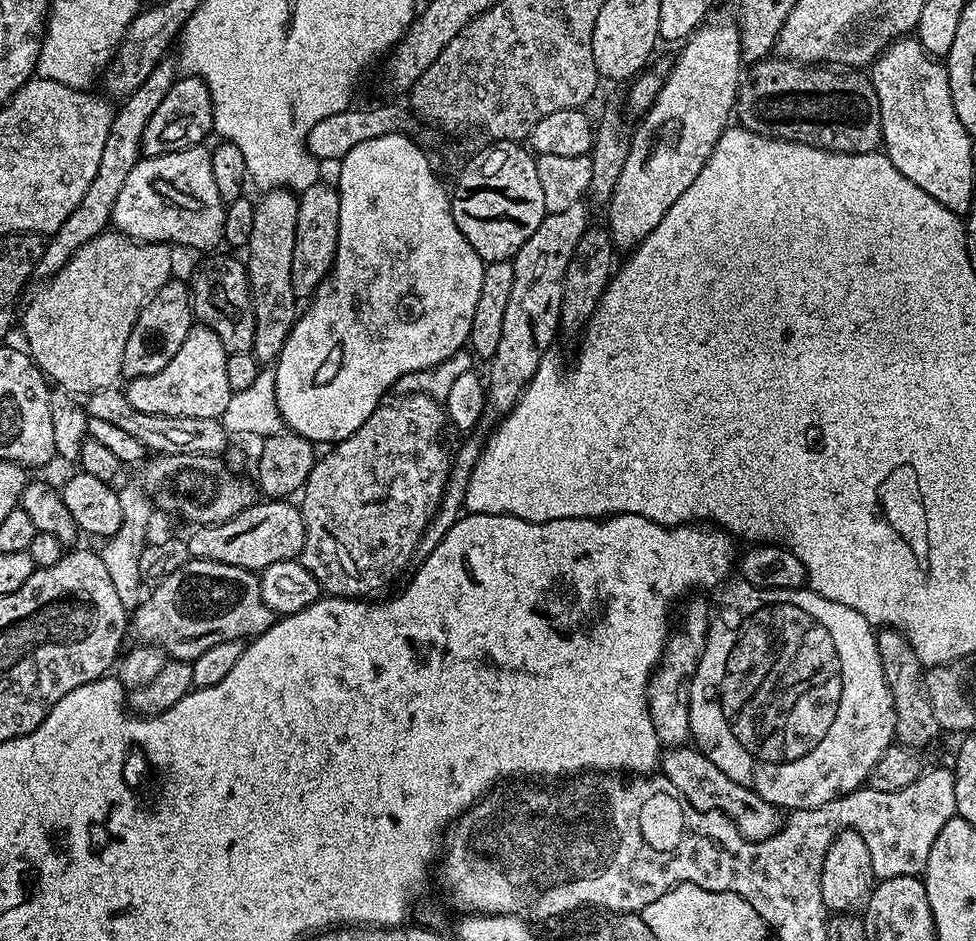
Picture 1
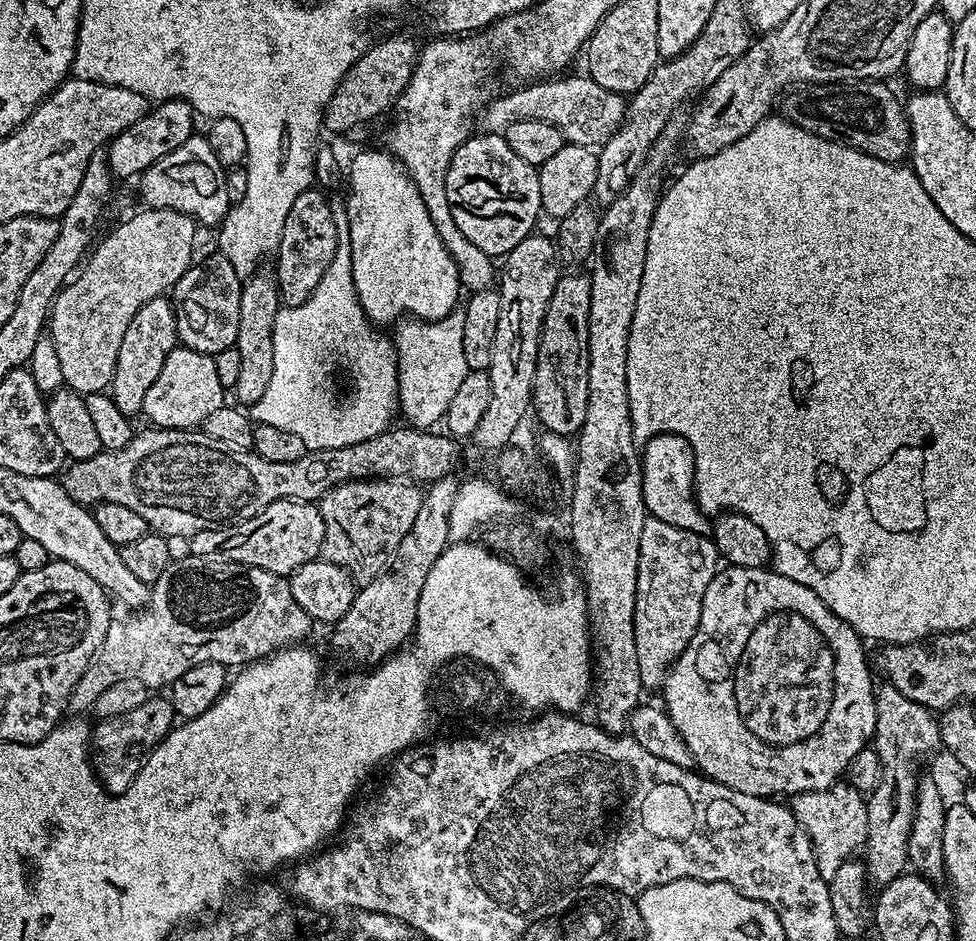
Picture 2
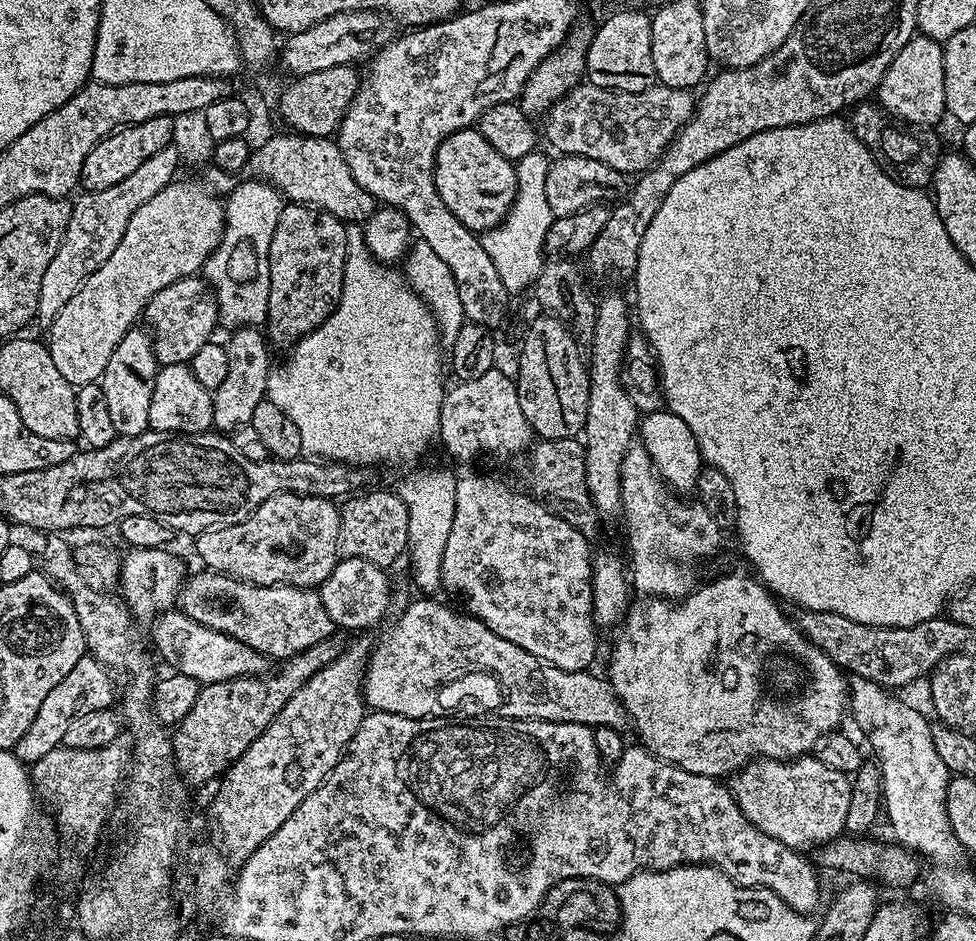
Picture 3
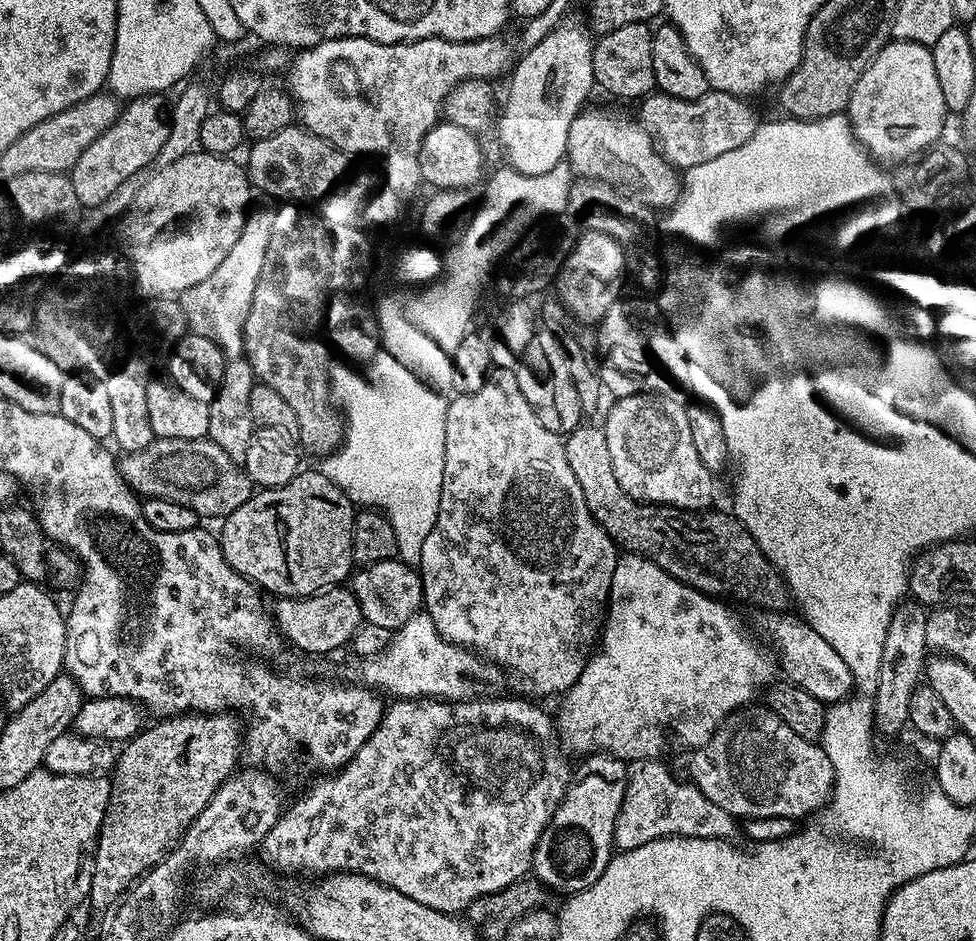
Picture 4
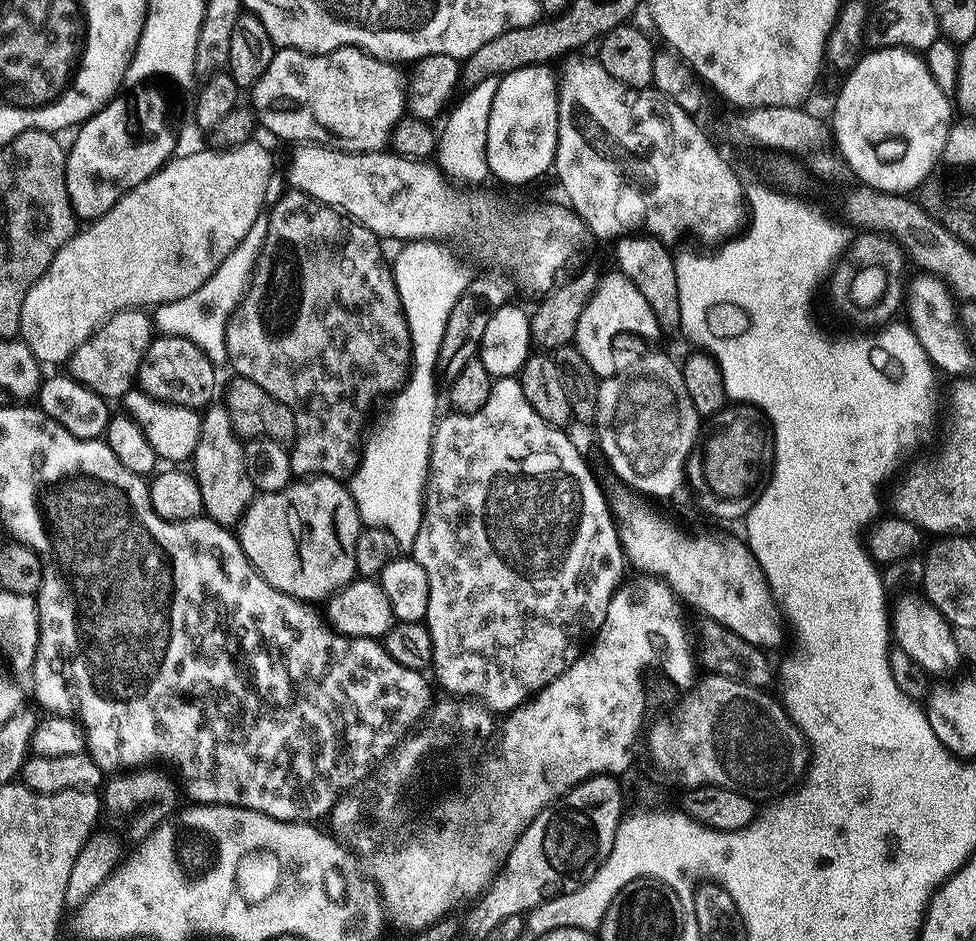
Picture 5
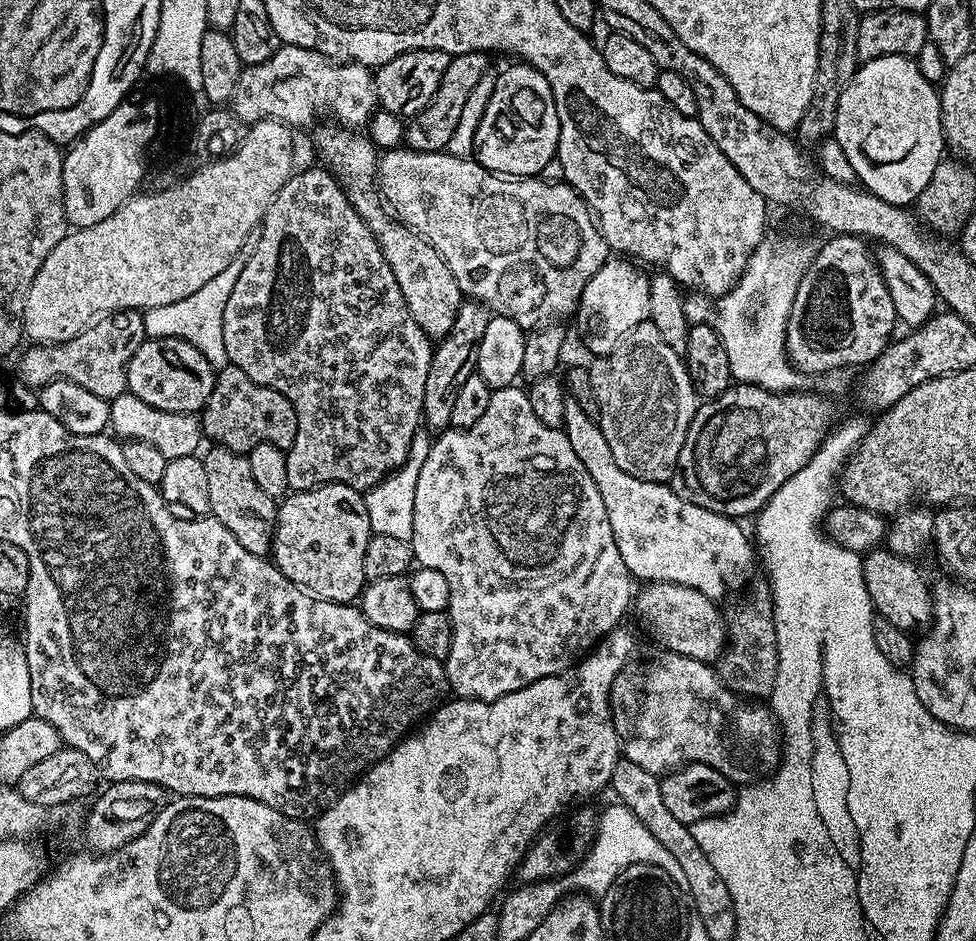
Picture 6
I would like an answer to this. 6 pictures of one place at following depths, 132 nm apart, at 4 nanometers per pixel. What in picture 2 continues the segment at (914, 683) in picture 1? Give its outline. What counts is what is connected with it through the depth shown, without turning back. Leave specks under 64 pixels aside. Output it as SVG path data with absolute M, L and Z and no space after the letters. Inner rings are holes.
M887 682L875 689L876 733L871 738L871 747L880 759L880 781L873 792L867 793L868 813L866 830L868 838L862 860L867 865L867 875L883 886L894 878L905 875L909 867L908 839L916 813L916 790L920 759L941 747L940 722L929 709L906 698L902 690L894 690Z

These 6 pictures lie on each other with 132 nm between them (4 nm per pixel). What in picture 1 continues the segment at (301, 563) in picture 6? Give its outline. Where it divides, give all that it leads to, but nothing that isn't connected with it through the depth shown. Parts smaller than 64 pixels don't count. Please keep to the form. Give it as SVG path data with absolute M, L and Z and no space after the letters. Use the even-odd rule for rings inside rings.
M265 499L252 504L226 522L205 524L193 532L196 533L187 537L192 558L253 570L274 566L274 562L297 559L304 545L304 519L299 507L287 499Z

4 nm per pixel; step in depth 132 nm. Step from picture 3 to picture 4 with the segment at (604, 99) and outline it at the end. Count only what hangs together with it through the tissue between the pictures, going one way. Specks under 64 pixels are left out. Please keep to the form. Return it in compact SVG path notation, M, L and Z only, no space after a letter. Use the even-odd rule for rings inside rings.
M656 90L639 101L638 120L652 135L652 142L664 160L685 172L700 163L710 162L721 154L735 150L742 146L742 142L750 142L758 117L748 104L751 103L747 99L715 90L693 100L674 98Z

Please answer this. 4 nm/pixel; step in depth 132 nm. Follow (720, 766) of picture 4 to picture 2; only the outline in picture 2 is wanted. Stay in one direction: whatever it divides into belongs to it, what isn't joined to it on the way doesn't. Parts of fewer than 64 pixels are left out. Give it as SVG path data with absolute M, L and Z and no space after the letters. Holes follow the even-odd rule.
M837 782L826 790L799 792L791 797L790 807L810 838L818 874L822 874L824 880L830 881L844 862L855 857L858 852L856 848L865 847L868 801L865 793L854 790L847 782Z

